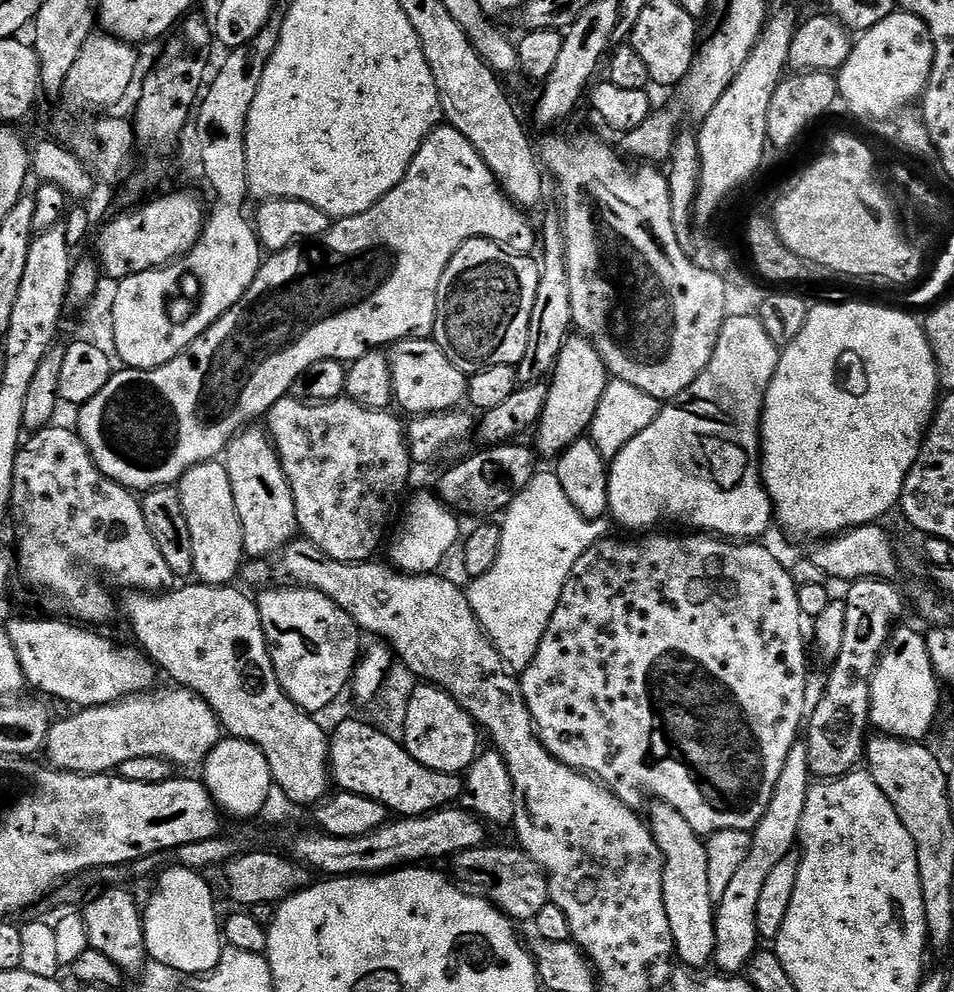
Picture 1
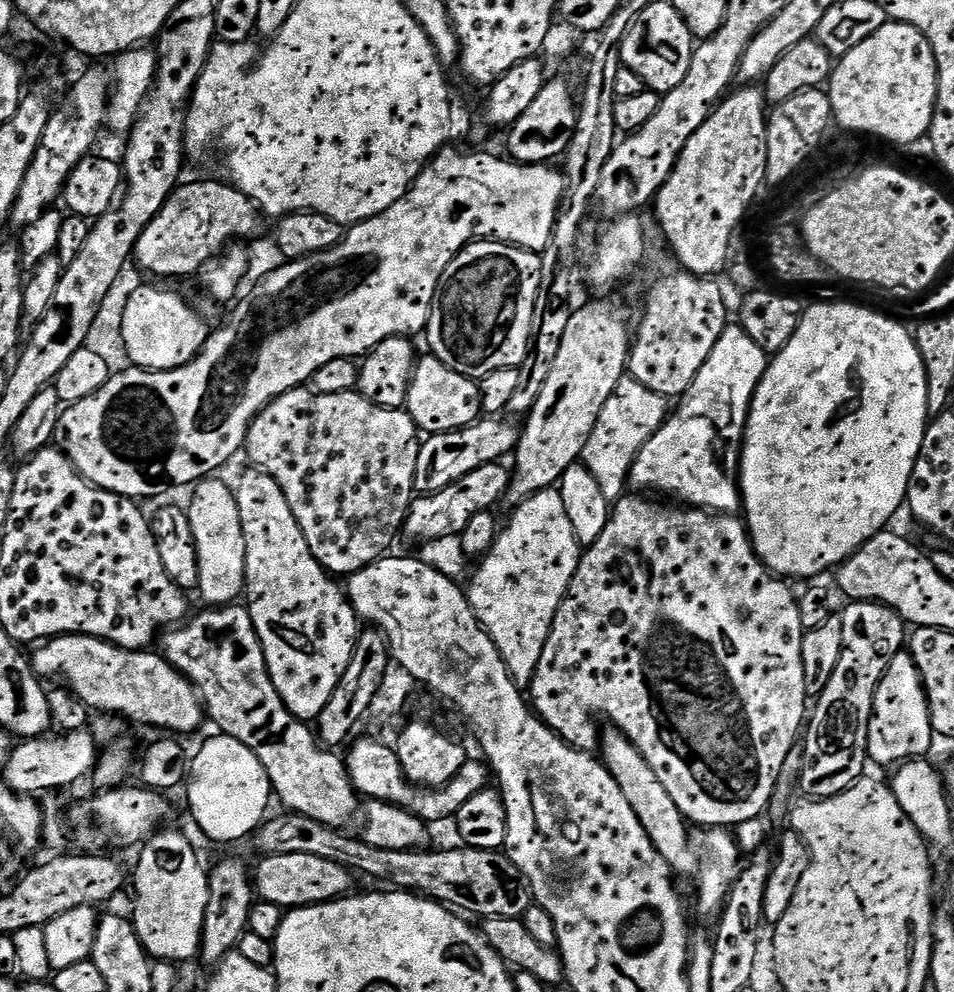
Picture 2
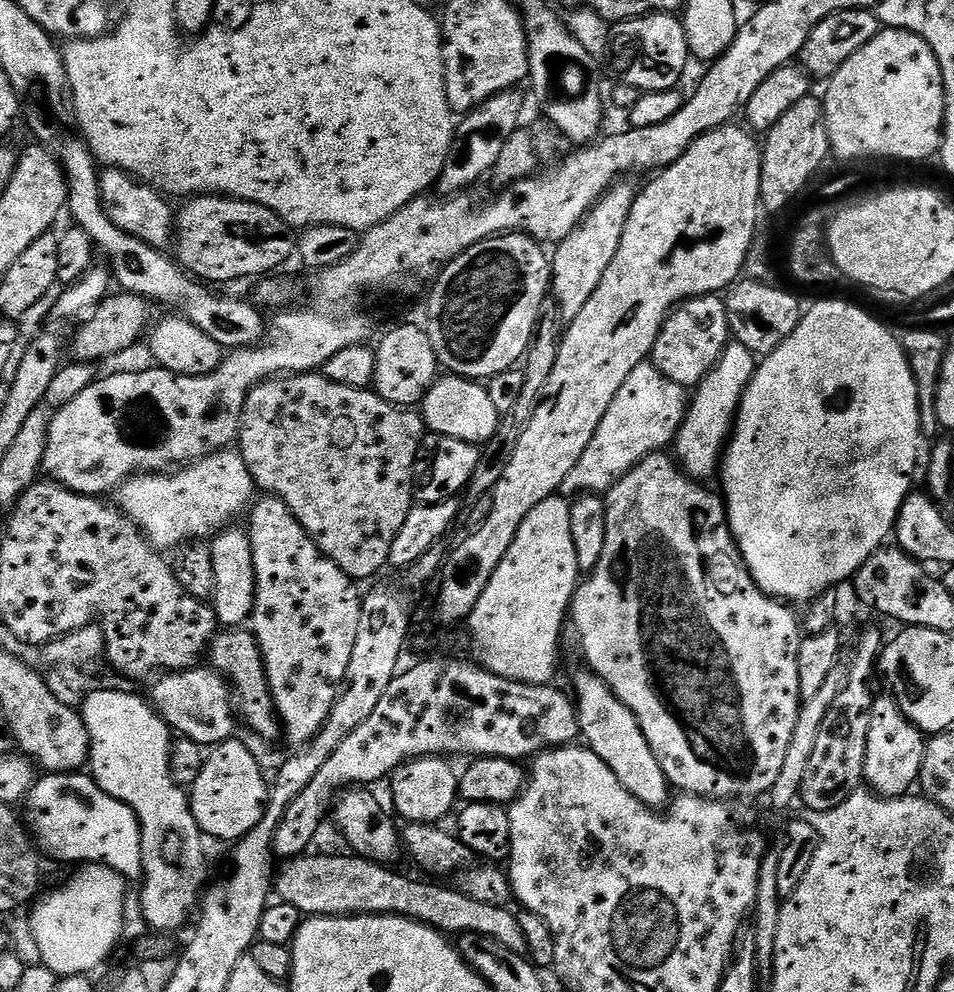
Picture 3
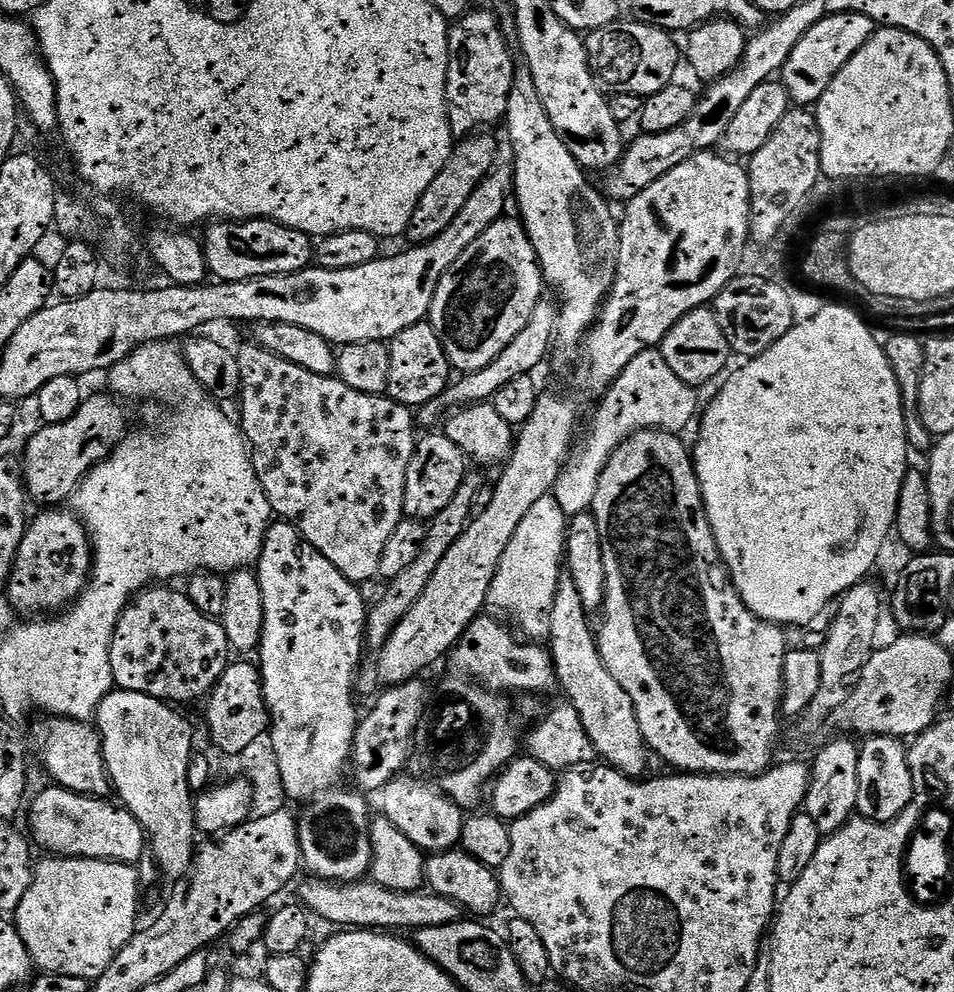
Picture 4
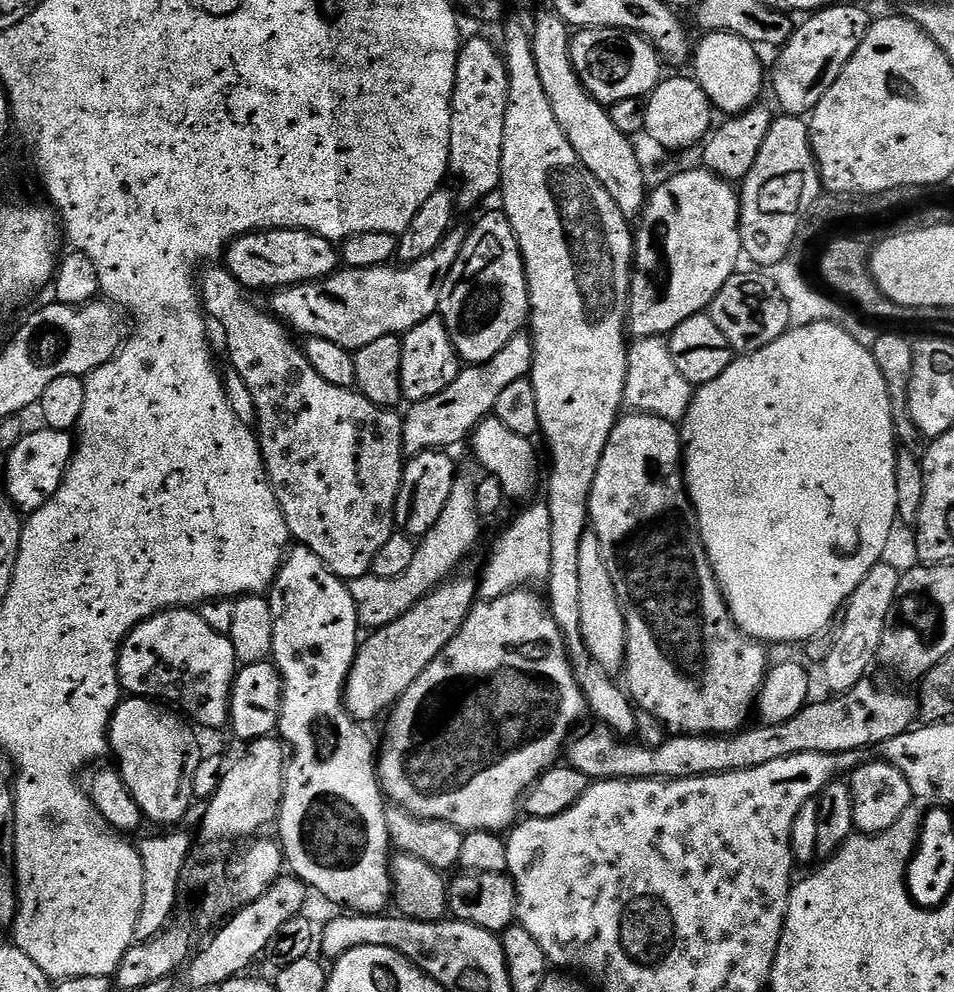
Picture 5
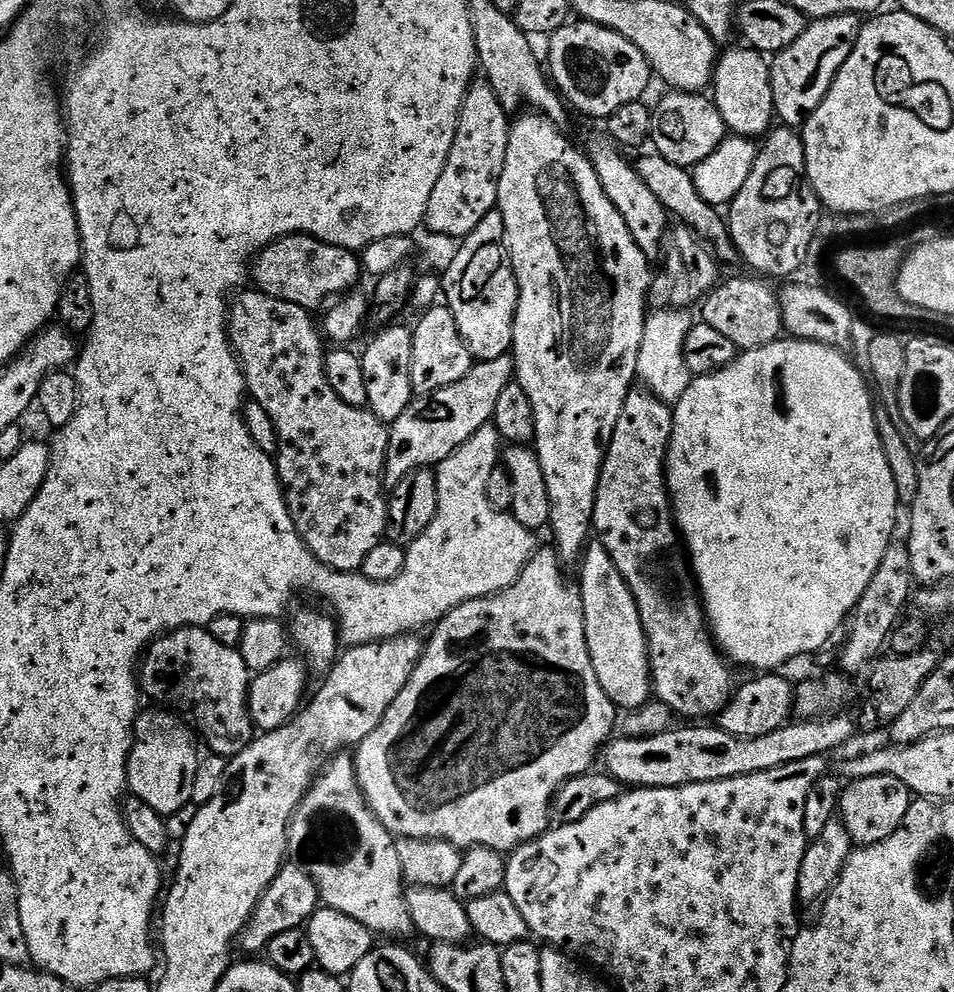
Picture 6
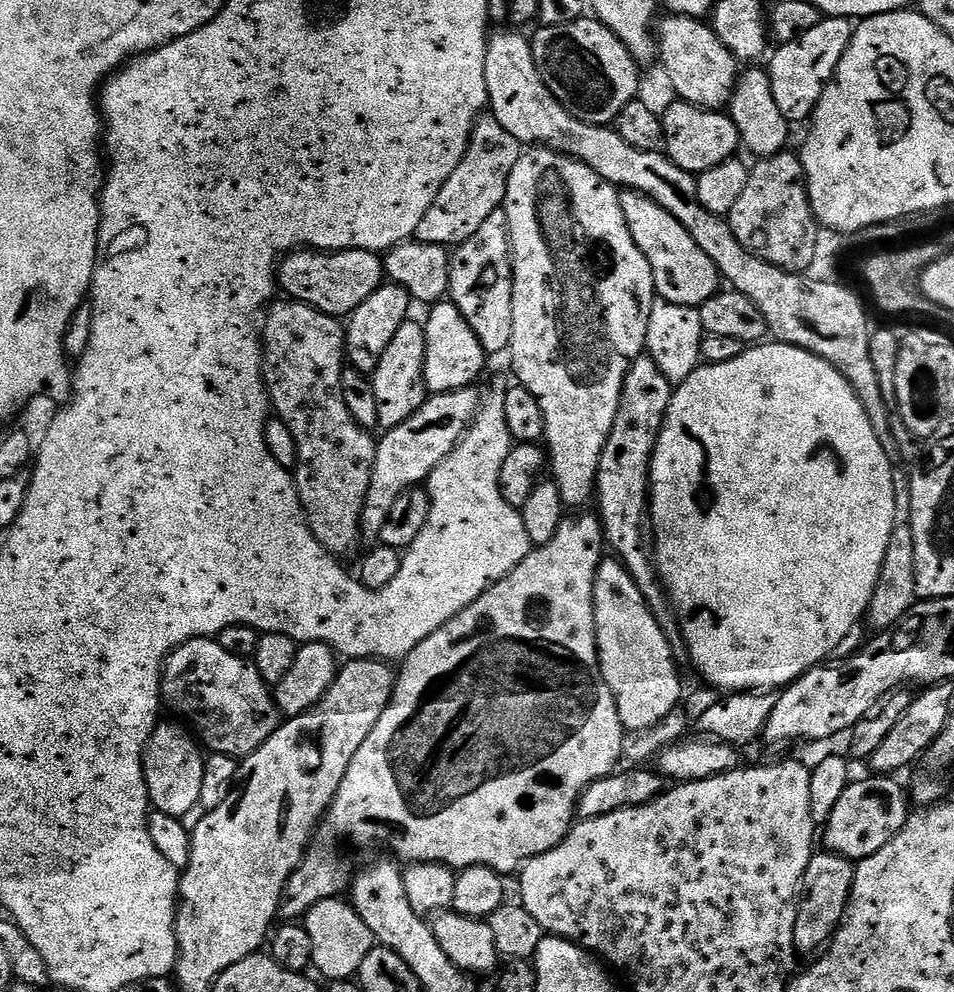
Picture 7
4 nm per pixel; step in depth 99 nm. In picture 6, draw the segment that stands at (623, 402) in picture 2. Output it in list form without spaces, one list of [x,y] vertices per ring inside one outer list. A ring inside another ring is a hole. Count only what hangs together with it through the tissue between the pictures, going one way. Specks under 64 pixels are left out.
[[[655,309],[645,322],[640,352],[638,352],[637,379],[656,397],[667,404],[680,400],[694,379],[685,364],[684,346],[686,334],[693,326],[693,317],[685,309]]]

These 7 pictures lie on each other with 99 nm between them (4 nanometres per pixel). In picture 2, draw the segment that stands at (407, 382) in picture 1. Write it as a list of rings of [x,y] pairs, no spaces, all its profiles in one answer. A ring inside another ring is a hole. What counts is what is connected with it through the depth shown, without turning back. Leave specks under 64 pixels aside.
[[[421,355],[412,371],[412,381],[408,391],[406,410],[421,433],[449,432],[475,424],[482,416],[480,385],[473,377],[450,370],[436,356]]]

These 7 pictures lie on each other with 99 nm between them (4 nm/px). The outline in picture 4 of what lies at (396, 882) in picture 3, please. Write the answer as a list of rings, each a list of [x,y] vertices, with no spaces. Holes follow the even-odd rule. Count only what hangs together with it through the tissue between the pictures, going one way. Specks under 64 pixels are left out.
[[[308,878],[300,888],[303,907],[313,917],[321,916],[332,924],[340,924],[344,930],[417,930],[424,927],[449,926],[462,920],[462,909],[450,898],[442,898],[437,892],[399,892],[386,890],[371,879],[355,882],[329,882],[319,878]]]

